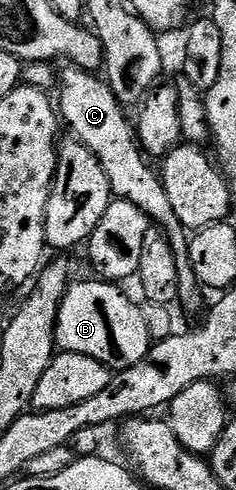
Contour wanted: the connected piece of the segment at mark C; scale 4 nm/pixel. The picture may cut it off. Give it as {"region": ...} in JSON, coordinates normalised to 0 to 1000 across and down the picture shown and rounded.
{"region":[[[280,133],[258,151],[258,208],[250,200],[250,233],[292,255],[288,271],[347,290],[364,302],[436,335],[436,351],[453,351],[453,367],[479,386],[483,406],[517,404],[572,424],[589,424],[627,441],[636,455],[695,469],[708,490],[725,490],[725,506],[742,514],[742,539],[758,547],[763,622],[801,633],[835,633],[852,624],[856,586],[835,573],[801,529],[805,480],[784,459],[742,441],[742,424],[725,424],[725,406],[699,390],[699,373],[669,349],[627,339],[619,316],[593,290],[581,288],[568,251],[542,241],[534,218],[470,188],[458,167],[407,149],[335,143],[318,135]]]}

